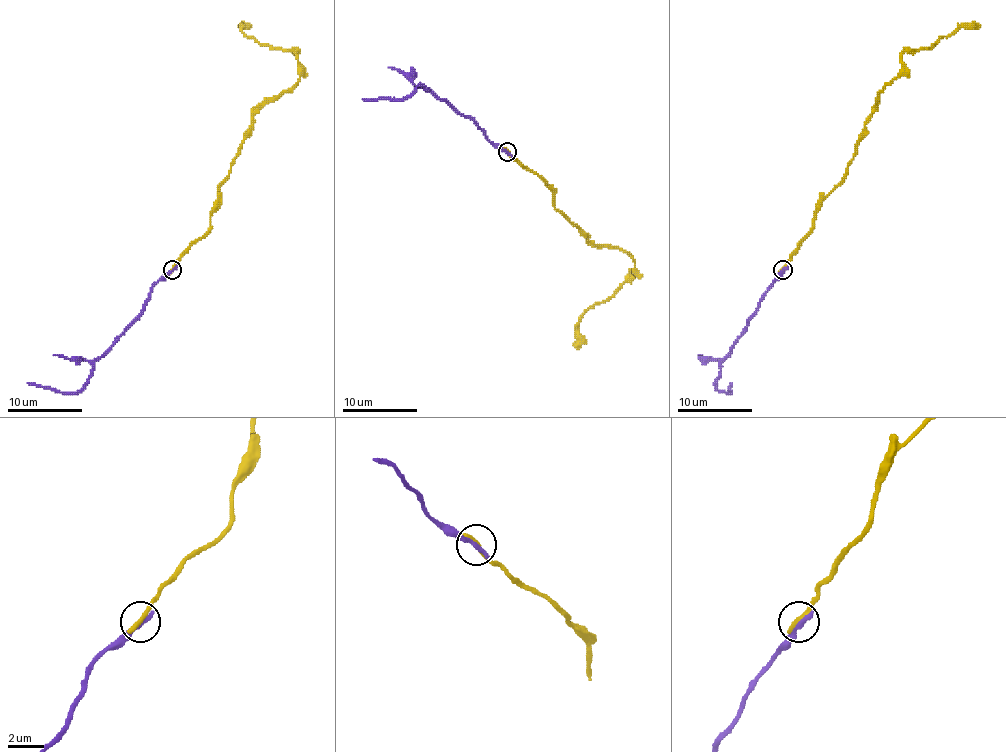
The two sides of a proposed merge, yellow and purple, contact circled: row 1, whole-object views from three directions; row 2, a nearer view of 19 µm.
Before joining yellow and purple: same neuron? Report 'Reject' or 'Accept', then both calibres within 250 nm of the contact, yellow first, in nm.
Reject. Thickness 320 nm (yellow) against 320 nm

